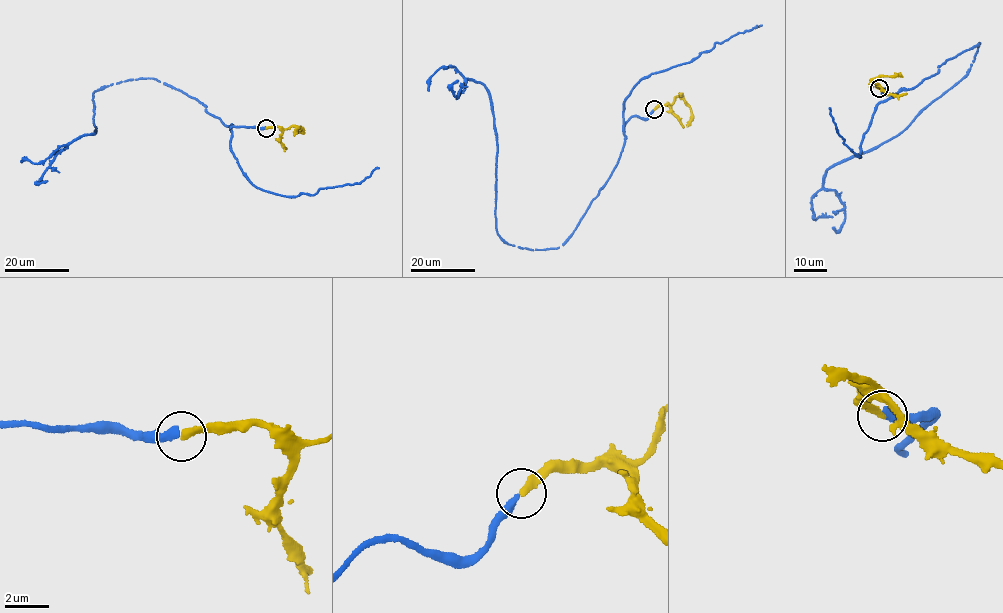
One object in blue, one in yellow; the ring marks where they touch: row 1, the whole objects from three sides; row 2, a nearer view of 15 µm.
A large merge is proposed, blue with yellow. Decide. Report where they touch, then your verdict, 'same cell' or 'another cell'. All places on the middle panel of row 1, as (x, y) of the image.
place (654, 109); same cell

